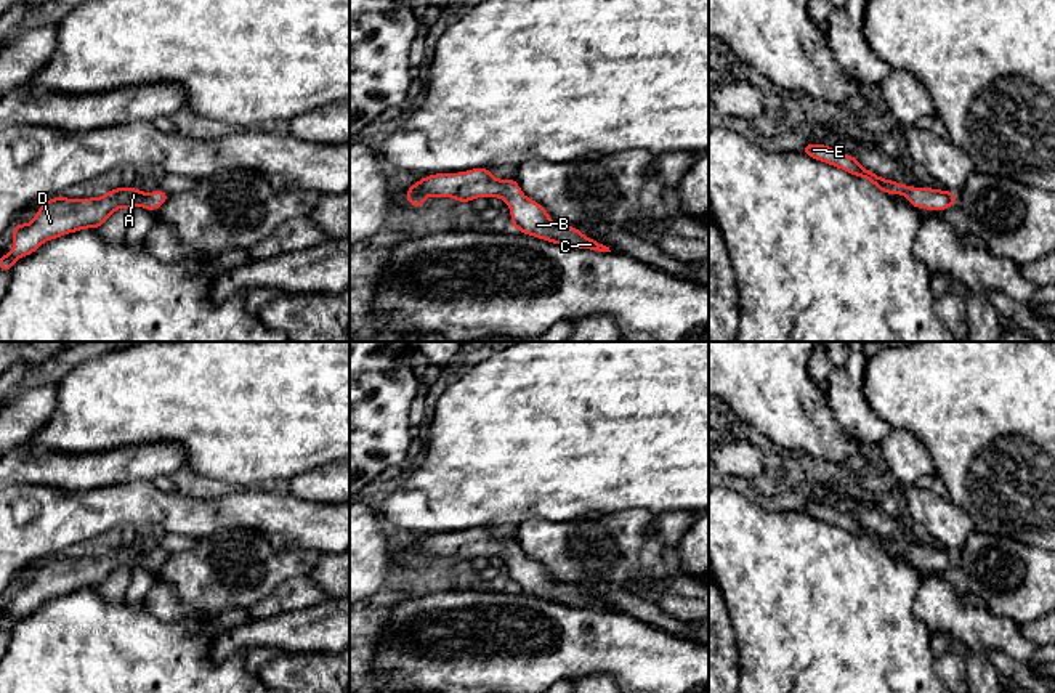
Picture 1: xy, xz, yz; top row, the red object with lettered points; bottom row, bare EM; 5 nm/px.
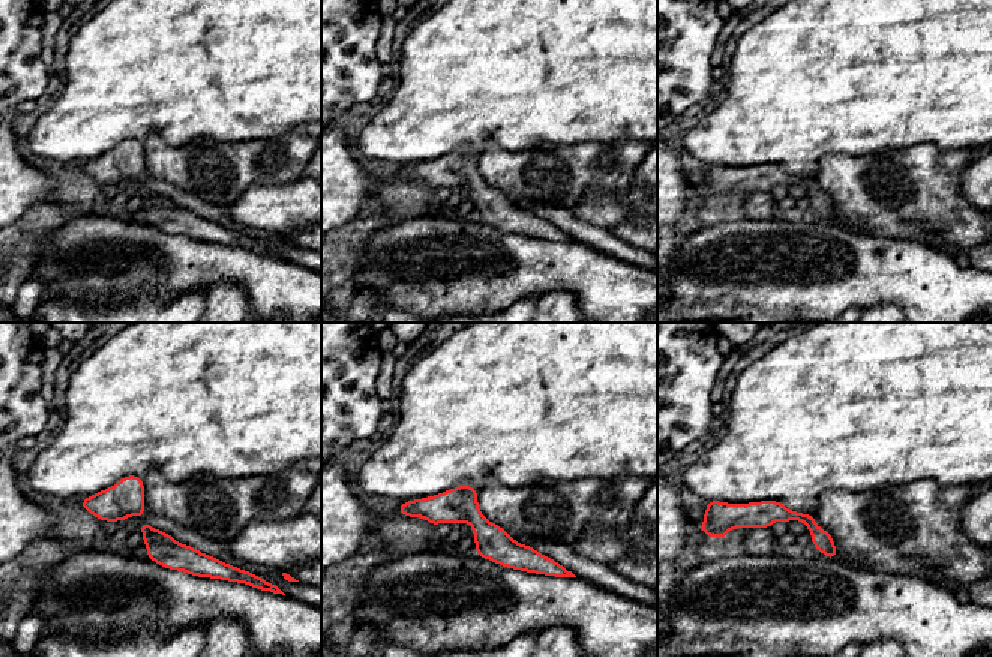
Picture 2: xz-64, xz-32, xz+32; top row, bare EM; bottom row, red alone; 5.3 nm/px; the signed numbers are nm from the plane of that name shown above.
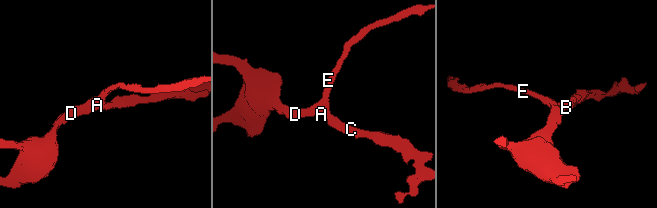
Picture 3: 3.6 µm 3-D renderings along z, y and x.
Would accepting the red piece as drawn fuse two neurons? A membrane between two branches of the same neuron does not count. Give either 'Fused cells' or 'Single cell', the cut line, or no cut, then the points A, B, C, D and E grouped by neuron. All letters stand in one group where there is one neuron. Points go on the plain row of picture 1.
Single cell. No split. Groups: A B C D E

